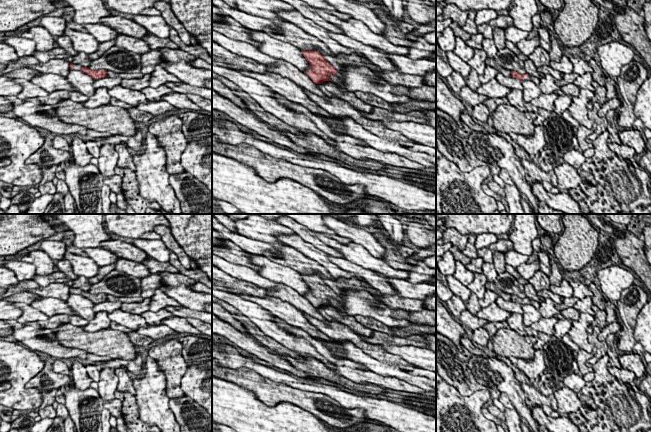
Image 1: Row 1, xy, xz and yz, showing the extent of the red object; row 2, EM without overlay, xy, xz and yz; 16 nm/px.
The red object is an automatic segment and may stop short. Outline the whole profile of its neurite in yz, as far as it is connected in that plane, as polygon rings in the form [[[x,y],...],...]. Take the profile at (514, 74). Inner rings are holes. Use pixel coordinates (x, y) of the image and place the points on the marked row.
[[[511,71],[511,77],[512,78],[516,78],[516,79],[519,79],[521,81],[525,81],[525,80],[531,80],[533,81],[537,86],[540,84],[540,79],[535,77],[535,76],[531,76],[529,74],[520,74],[516,71]]]

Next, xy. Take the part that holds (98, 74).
[[[82,67],[81,71],[85,74],[88,74],[90,77],[92,77],[94,80],[98,80],[104,77],[107,77],[107,71],[106,70],[96,70],[93,71],[89,68]]]

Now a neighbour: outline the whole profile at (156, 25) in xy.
[[[132,15],[133,21],[144,27],[148,33],[159,38],[169,38],[170,26],[162,16]]]

